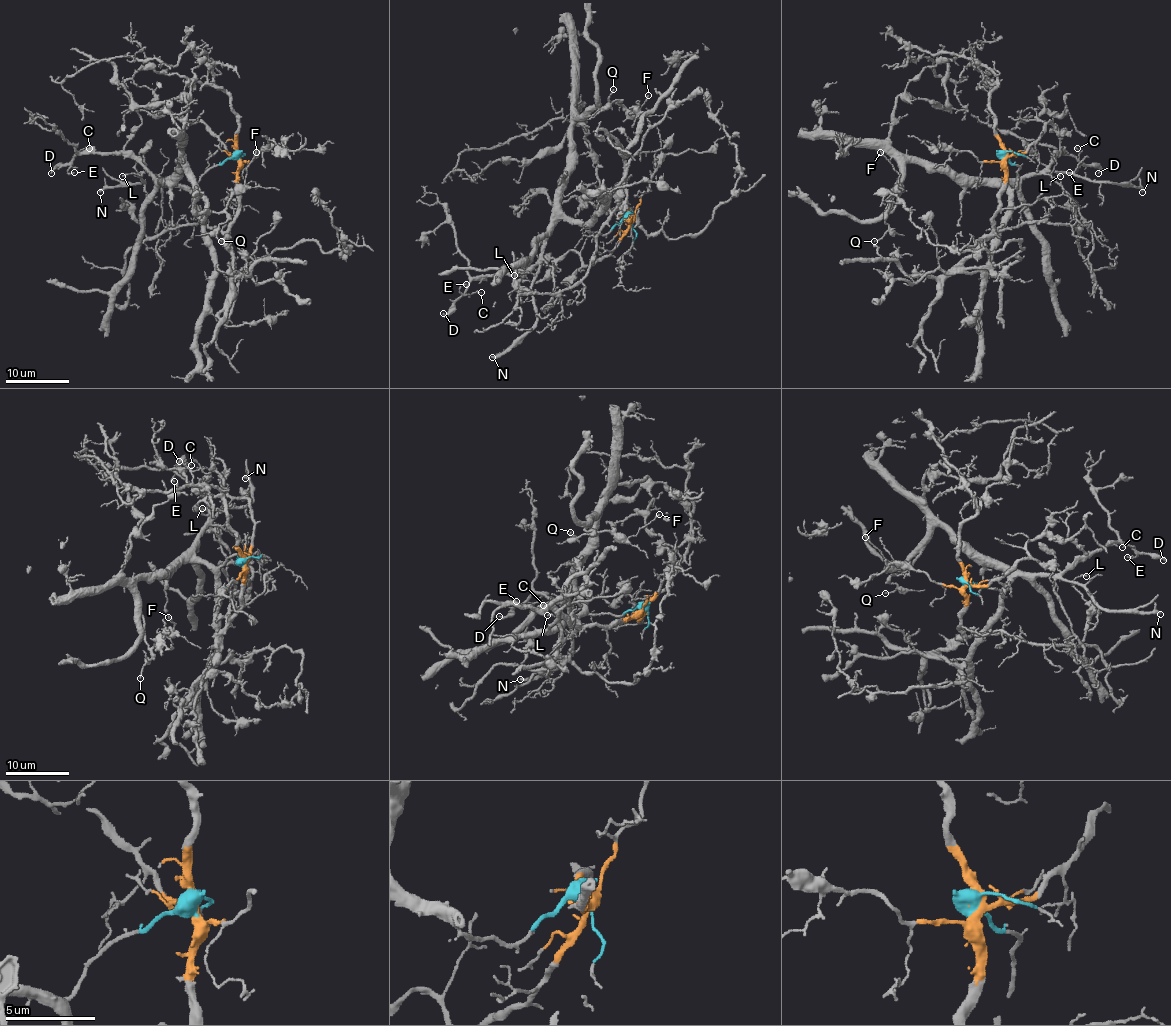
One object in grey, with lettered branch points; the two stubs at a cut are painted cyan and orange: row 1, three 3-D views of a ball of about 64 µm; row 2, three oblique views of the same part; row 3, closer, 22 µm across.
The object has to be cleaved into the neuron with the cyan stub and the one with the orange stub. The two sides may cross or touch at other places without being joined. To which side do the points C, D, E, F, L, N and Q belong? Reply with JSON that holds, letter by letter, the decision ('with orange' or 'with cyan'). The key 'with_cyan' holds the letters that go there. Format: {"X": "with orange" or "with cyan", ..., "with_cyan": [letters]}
{"C": "with cyan", "D": "with cyan", "E": "with cyan", "F": "with cyan", "L": "with cyan", "N": "with cyan", "Q": "with cyan", "with_cyan": ["C", "D", "E", "F", "L", "N", "Q"]}

